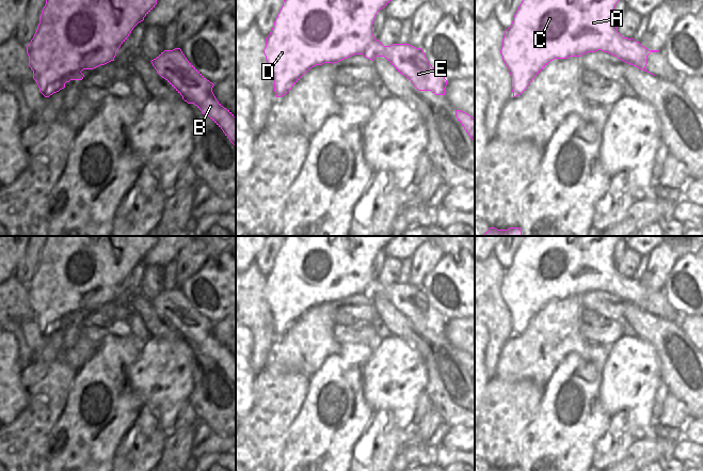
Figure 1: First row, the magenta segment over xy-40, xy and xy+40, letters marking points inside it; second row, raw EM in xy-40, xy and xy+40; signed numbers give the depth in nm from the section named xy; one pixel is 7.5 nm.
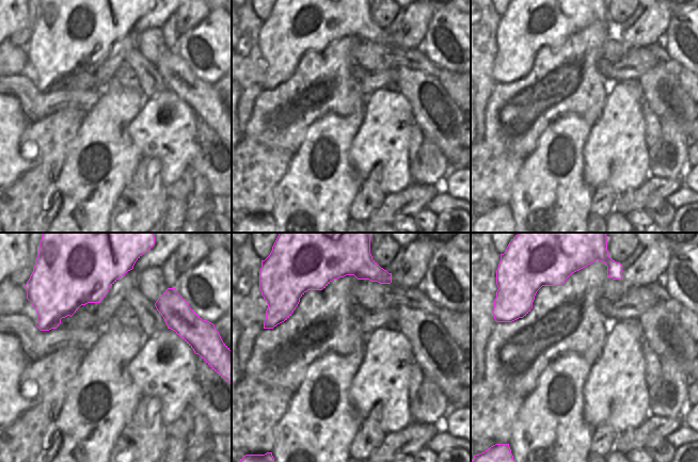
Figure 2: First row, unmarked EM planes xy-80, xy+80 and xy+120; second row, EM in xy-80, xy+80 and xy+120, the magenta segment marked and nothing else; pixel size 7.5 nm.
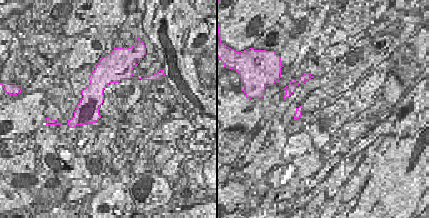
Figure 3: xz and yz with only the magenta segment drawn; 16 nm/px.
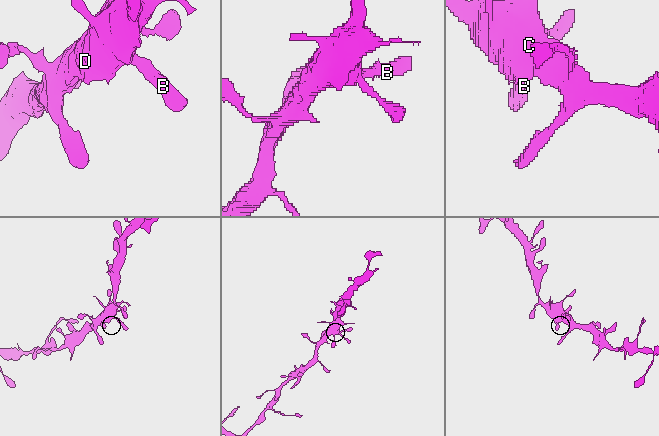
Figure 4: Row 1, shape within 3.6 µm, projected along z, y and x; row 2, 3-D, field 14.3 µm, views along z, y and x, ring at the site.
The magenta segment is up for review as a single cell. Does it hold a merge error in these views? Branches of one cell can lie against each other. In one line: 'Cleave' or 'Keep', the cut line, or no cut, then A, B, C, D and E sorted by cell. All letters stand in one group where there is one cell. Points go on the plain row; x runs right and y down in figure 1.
Keep. No split. Groups: A B C D E

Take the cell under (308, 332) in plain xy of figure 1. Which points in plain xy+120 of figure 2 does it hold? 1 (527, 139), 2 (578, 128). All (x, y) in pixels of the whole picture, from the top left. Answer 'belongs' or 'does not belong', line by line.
1: belongs
2: does not belong

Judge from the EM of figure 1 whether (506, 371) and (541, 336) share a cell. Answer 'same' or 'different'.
same

